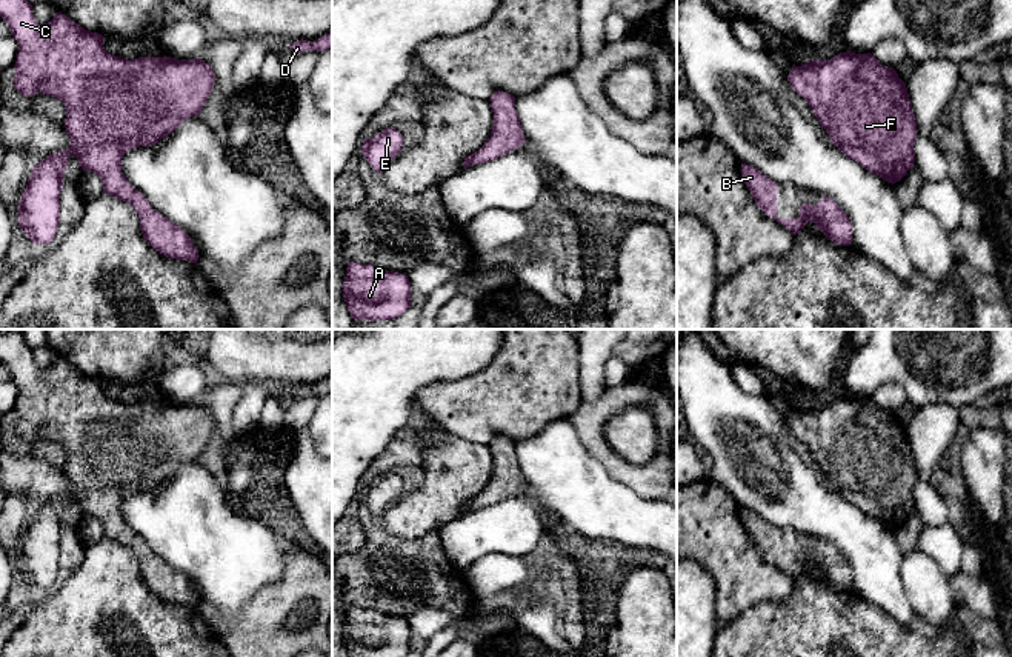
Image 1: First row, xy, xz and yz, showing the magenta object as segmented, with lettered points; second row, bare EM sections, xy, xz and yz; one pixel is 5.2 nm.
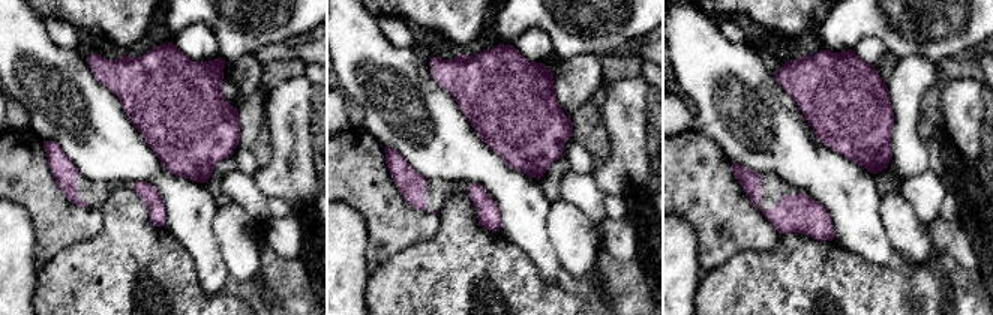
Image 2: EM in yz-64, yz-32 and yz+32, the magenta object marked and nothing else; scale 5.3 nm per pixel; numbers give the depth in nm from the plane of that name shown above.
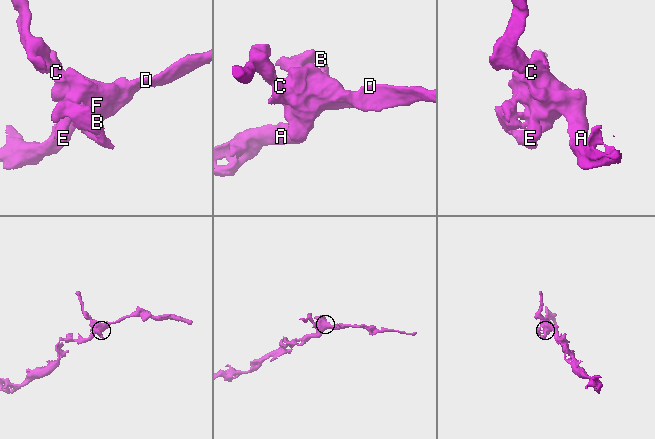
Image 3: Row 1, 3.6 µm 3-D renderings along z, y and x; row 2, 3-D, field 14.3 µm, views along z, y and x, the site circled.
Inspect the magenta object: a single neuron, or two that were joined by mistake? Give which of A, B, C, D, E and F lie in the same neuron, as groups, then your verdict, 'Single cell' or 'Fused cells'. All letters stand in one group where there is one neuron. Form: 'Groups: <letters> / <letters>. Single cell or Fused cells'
Groups: A C D E F / B. Fused cells

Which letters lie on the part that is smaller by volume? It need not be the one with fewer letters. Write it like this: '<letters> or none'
A, C, D, E, F

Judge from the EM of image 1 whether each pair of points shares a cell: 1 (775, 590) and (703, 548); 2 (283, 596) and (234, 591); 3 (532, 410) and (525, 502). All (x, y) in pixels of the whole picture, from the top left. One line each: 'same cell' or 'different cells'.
1: same cell
2: different cells
3: different cells

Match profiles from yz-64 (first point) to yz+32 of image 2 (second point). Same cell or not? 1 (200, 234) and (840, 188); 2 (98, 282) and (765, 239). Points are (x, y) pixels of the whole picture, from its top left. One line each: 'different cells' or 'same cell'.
1: same cell
2: different cells

